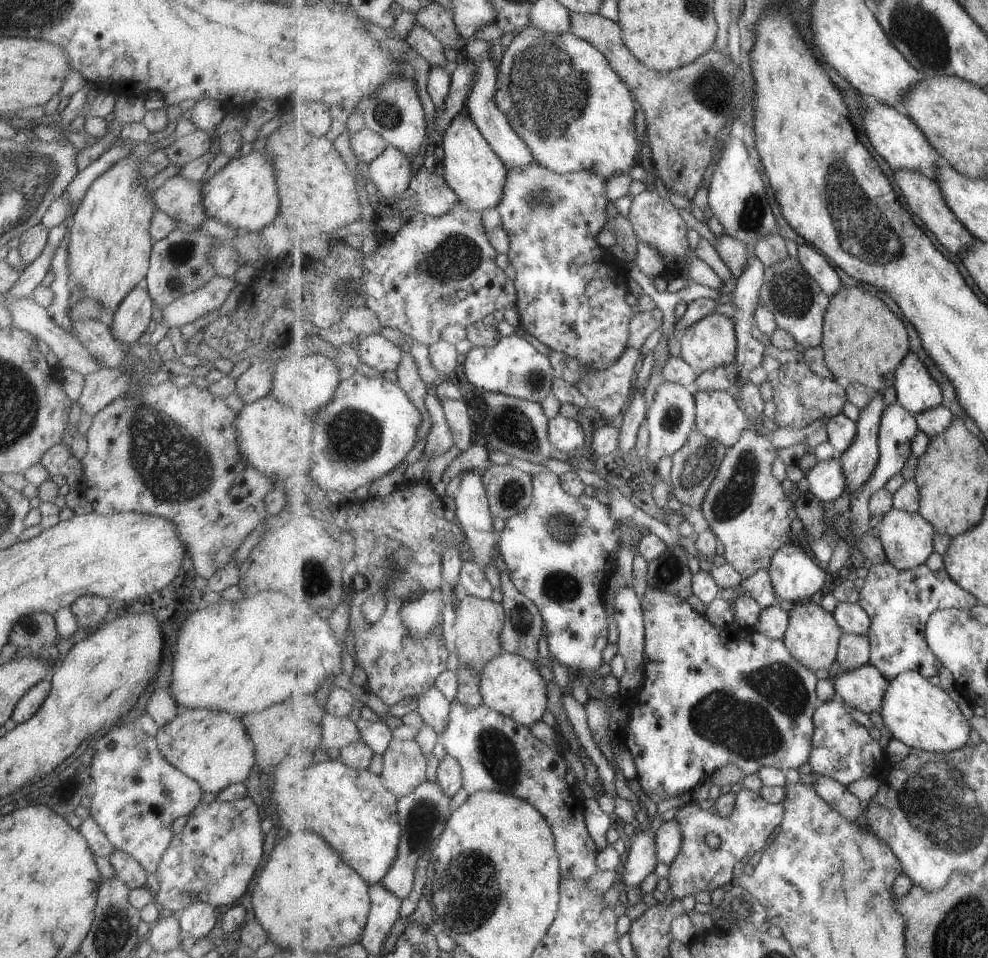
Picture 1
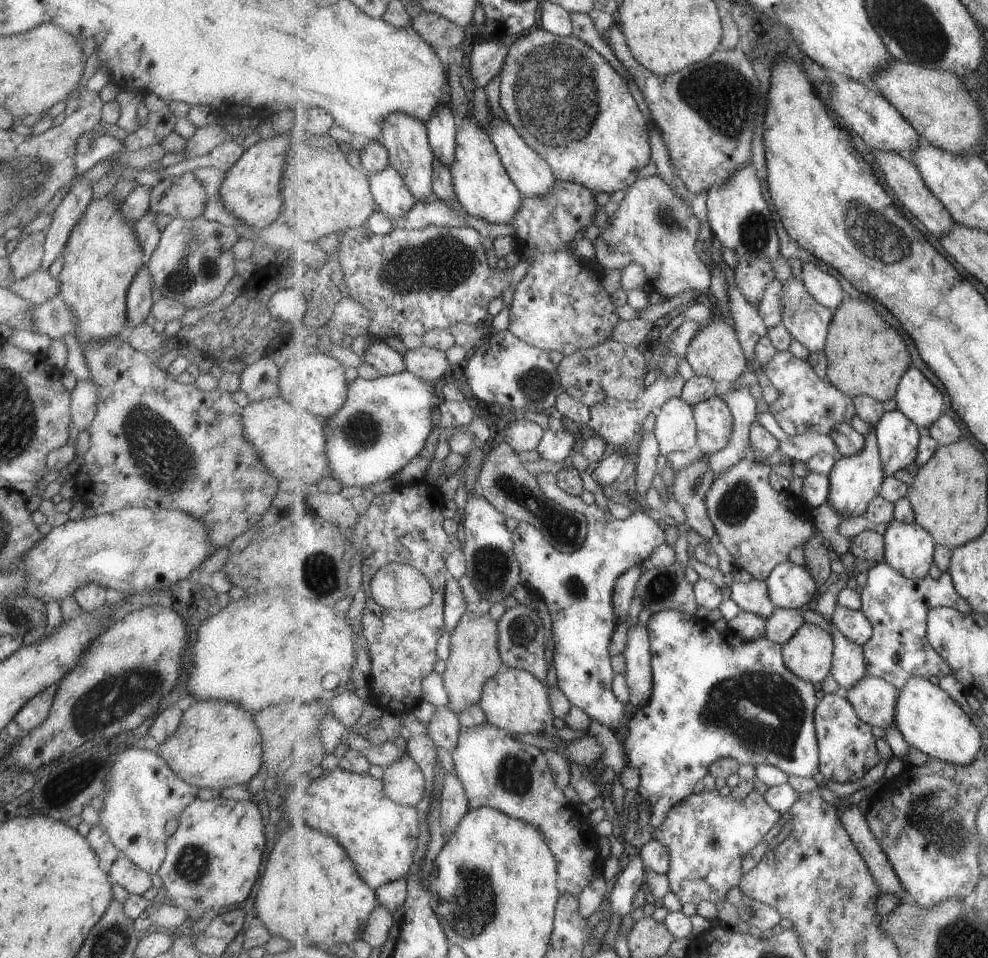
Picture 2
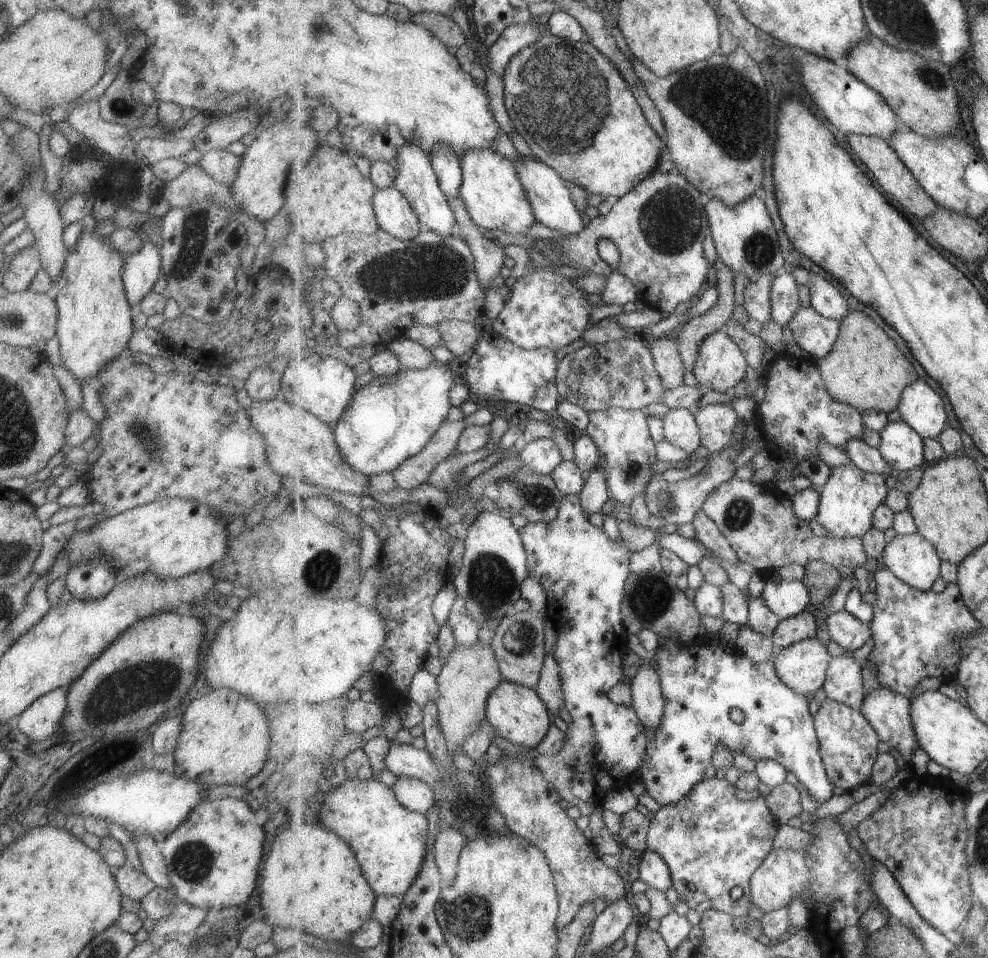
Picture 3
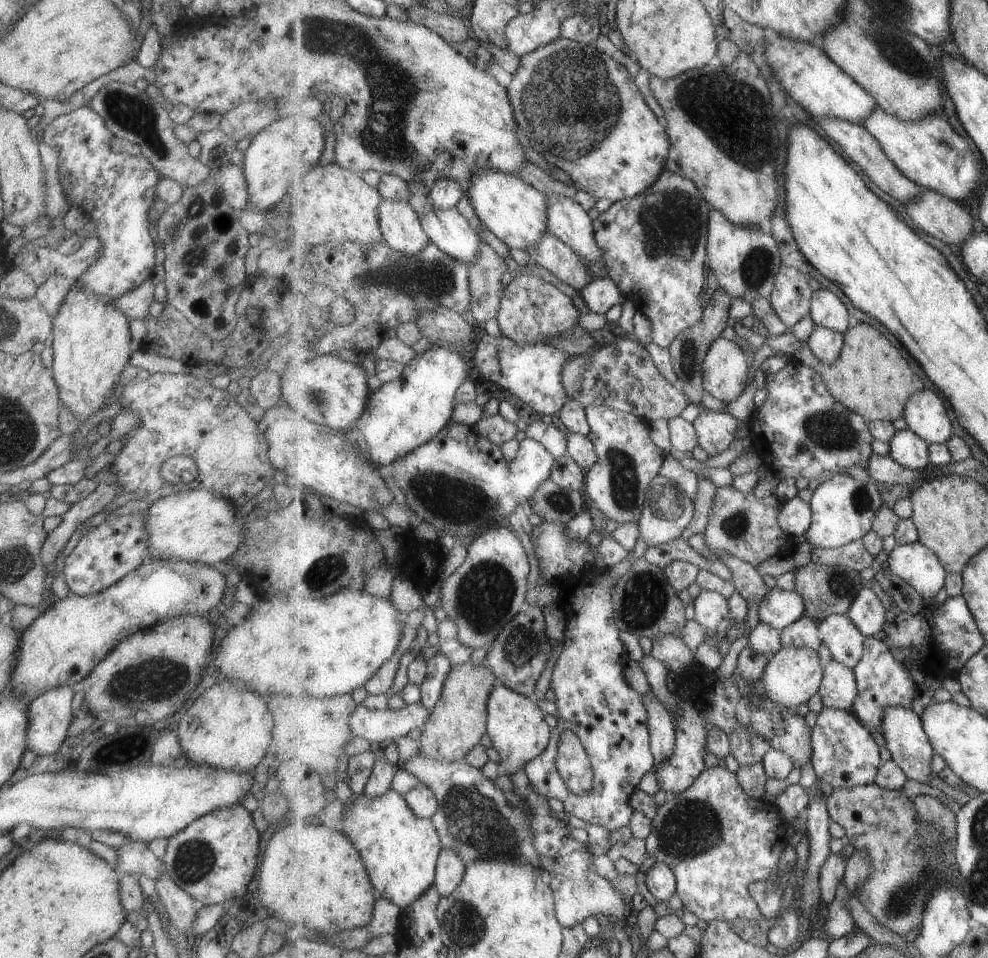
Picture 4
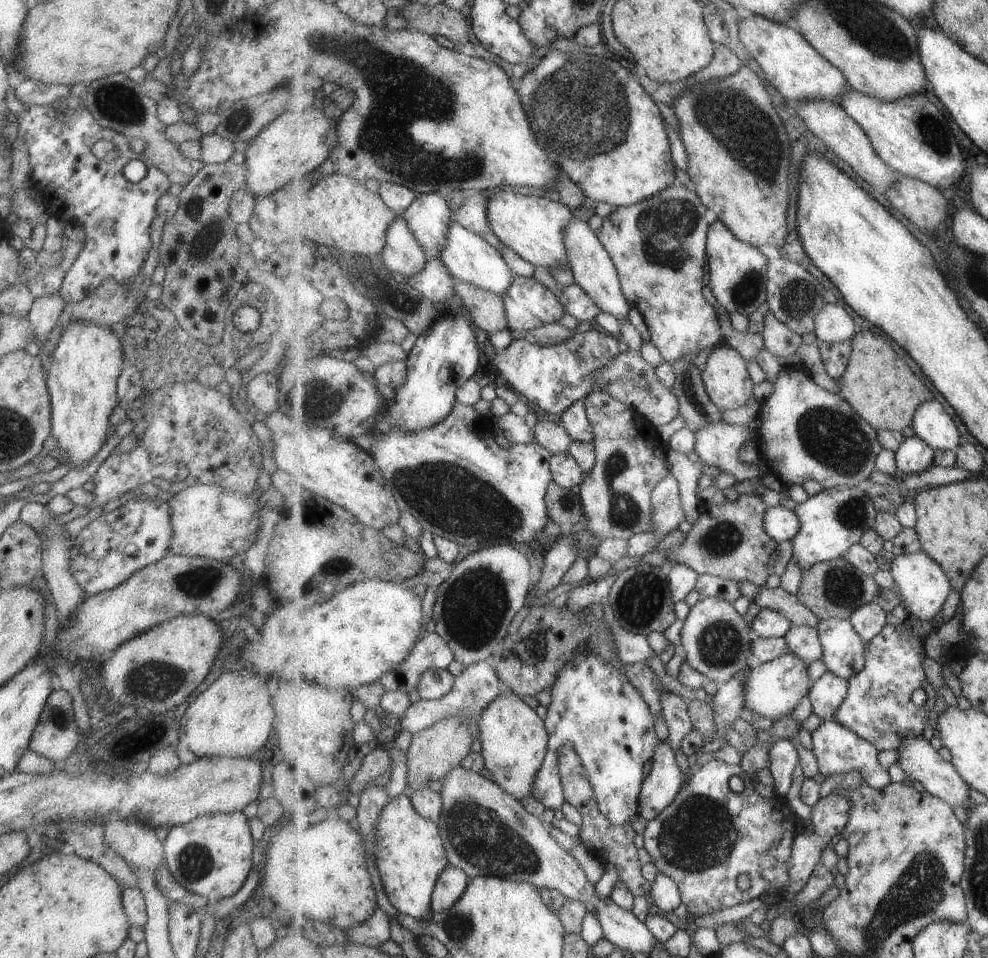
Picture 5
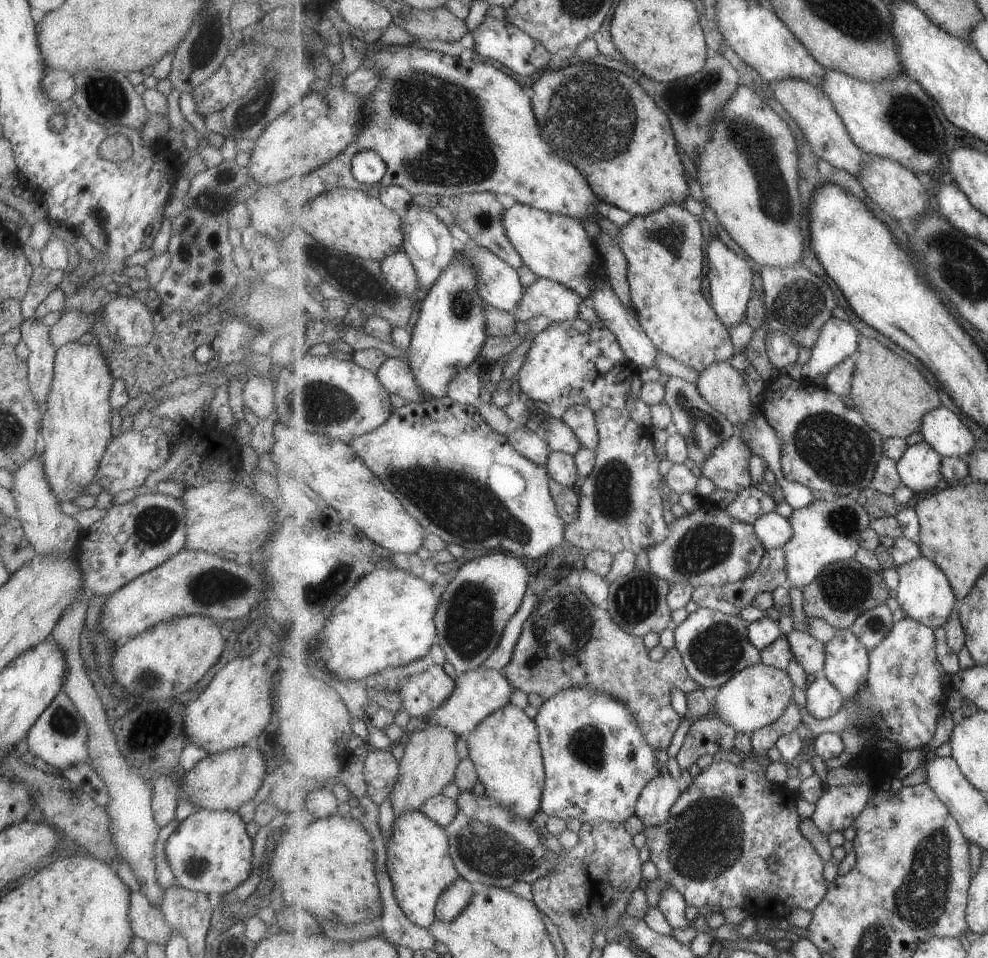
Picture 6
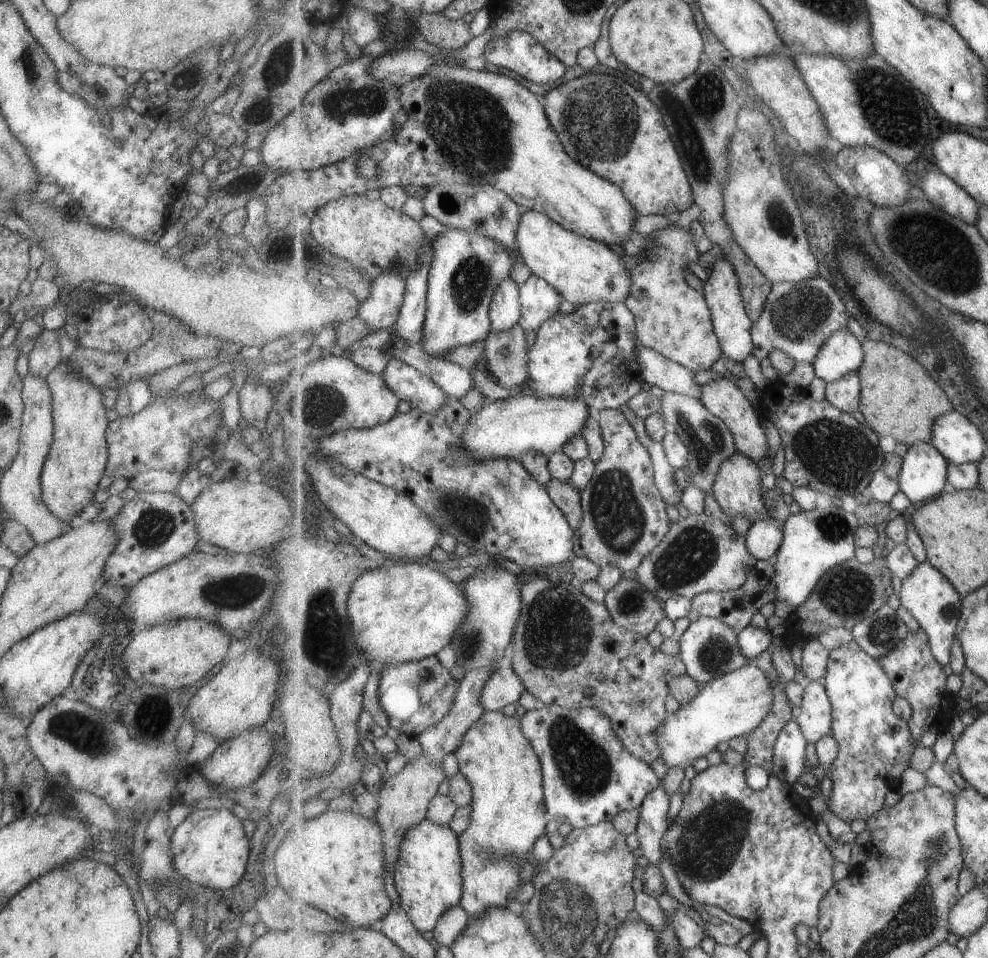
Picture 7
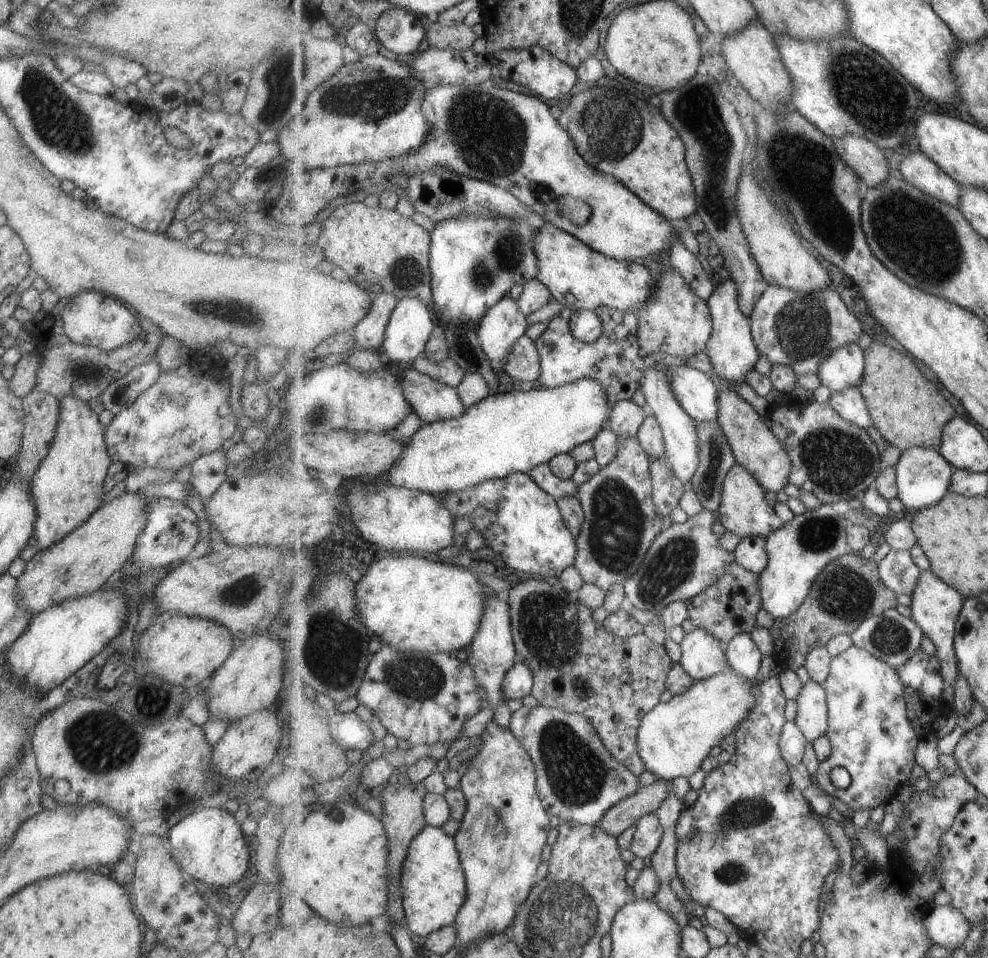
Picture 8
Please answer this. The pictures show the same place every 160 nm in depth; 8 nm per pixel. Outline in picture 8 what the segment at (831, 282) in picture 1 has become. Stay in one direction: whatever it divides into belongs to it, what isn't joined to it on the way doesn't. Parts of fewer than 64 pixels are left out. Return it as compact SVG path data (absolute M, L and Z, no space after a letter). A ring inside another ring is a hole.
M857 341L839 347L817 372L821 384L831 393L844 391L852 386L859 386L866 371L865 351Z

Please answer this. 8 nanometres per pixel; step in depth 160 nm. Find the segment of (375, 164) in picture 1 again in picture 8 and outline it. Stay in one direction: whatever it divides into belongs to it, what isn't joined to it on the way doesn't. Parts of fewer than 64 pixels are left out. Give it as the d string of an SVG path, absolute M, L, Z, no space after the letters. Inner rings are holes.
M388 290L372 292L372 305L368 315L353 328L358 348L375 351L382 346L393 311L398 305L398 296Z

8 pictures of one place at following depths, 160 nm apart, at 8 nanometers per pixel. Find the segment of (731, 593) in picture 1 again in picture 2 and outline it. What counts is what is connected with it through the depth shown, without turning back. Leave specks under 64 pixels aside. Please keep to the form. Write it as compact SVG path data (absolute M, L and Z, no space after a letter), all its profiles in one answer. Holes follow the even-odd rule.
M751 579L746 583L733 582L730 586L731 598L743 611L751 611L769 618L777 608L769 594L766 580Z

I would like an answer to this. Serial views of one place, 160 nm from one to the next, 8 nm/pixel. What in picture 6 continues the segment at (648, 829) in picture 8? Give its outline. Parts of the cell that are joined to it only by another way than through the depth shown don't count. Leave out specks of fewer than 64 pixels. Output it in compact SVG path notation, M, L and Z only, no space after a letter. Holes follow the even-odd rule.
M668 770L656 776L644 788L637 801L636 814L646 828L664 823L669 818L671 807L679 800L684 786Z

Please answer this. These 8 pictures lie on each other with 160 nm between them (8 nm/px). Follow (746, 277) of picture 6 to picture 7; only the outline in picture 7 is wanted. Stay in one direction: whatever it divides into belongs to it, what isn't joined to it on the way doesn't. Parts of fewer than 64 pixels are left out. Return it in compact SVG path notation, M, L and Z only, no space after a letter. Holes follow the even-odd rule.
M725 257L717 260L711 276L703 285L701 292L704 294L705 300L708 301L709 308L712 309L713 324L724 357L731 358L735 362L744 362L753 355L752 329L754 323L749 316L748 308L745 308L744 292L741 289L740 278L737 276L733 264Z

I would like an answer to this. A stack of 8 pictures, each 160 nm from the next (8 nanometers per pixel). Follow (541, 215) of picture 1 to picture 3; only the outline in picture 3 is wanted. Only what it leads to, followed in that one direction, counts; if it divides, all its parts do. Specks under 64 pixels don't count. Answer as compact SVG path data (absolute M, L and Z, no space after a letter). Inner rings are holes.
M535 270L517 279L511 288L511 297L492 327L506 339L524 349L547 347L554 351L582 338L591 325L593 307L587 293L579 290L571 279L547 270Z

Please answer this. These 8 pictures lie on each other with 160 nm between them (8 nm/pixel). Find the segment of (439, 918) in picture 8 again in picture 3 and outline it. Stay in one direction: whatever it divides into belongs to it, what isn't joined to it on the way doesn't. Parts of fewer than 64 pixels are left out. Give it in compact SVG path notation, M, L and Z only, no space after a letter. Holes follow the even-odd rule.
M347 778L336 788L324 786L319 804L308 815L315 822L336 832L356 852L362 871L378 895L404 895L420 875L424 860L428 858L430 824L424 813L409 810L400 803L396 792L379 780Z

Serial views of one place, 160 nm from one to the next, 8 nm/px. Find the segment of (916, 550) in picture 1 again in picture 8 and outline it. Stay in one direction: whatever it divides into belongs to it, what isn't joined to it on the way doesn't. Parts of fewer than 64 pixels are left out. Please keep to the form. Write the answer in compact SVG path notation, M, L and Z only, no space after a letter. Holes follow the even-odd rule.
M932 569L922 571L916 590L911 596L911 617L924 630L926 636L935 644L937 658L941 661L941 672L947 686L956 683L959 679L960 665L956 653L956 622L964 607L966 599L953 586L941 580Z

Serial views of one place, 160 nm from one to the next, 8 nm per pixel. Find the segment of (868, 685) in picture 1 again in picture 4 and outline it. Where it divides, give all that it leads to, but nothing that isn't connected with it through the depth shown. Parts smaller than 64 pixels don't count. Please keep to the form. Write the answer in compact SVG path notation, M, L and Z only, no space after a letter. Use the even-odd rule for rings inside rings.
M890 706L885 709L883 722L882 732L886 748L891 752L891 758L901 765L909 779L927 784L929 778L937 774L932 768L932 760L935 759L936 752L922 718L915 714L915 710L911 707Z

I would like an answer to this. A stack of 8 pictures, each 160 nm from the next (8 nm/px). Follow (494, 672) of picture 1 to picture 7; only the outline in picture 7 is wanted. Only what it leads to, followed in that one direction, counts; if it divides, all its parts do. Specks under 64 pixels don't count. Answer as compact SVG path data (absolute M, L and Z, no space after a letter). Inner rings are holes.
M486 711L467 730L455 754L460 772L471 784L474 794L470 824L460 835L462 876L465 878L461 906L472 918L485 916L489 908L517 908L517 894L525 884L521 878L521 864L527 862L525 853L532 850L541 836L547 835L545 828L551 819L544 804L544 769L540 757L521 730L521 719L516 715L505 716L501 711Z

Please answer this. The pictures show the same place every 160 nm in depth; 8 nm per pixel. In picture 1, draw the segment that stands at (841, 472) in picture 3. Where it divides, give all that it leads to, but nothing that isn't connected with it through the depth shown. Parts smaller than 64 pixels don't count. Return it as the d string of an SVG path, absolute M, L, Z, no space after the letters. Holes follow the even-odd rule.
M883 392L877 393L861 411L853 444L842 453L849 494L860 490L880 463L880 424L886 407Z

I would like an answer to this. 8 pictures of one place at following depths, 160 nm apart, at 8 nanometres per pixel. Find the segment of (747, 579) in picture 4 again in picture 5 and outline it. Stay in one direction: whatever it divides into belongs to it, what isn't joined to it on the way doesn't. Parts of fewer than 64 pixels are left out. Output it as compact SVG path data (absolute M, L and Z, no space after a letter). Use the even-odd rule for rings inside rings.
M763 585L753 601L761 609L769 607L786 614L795 625L818 628L820 618L799 600L798 595L781 587L772 589Z

